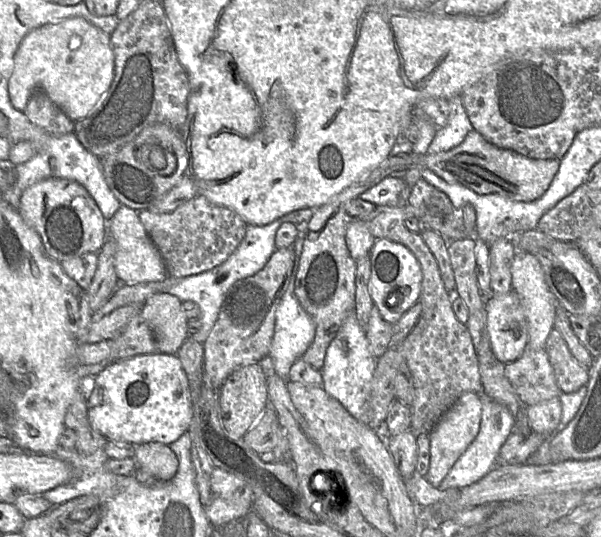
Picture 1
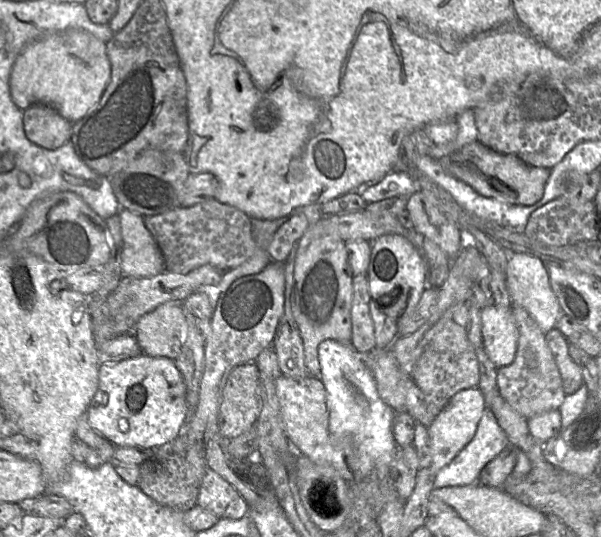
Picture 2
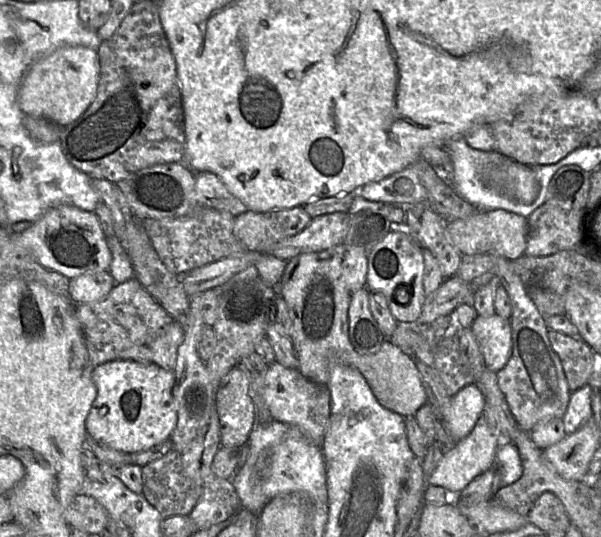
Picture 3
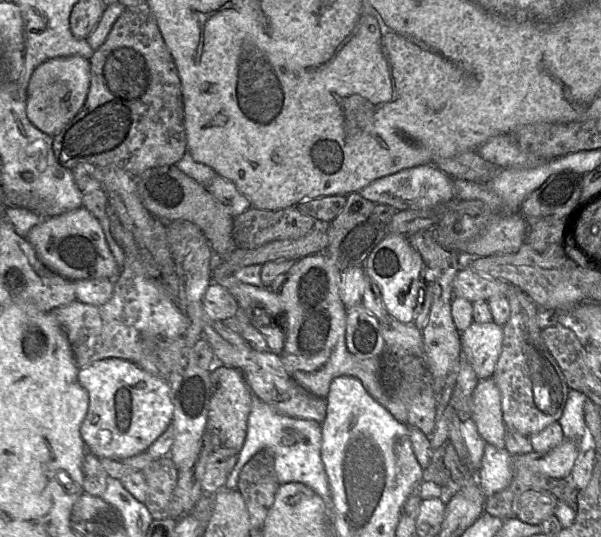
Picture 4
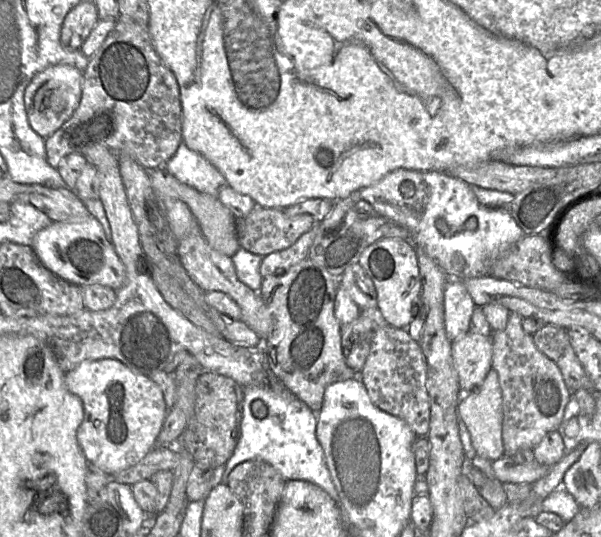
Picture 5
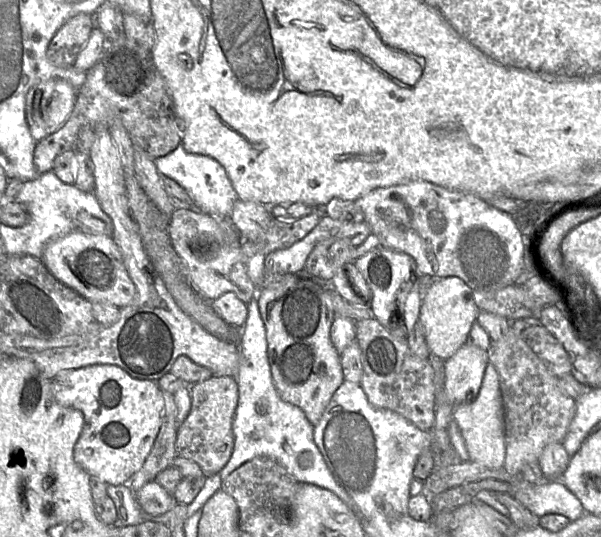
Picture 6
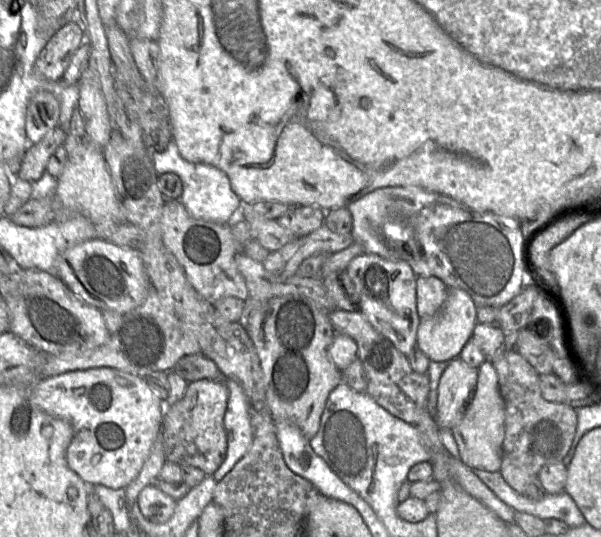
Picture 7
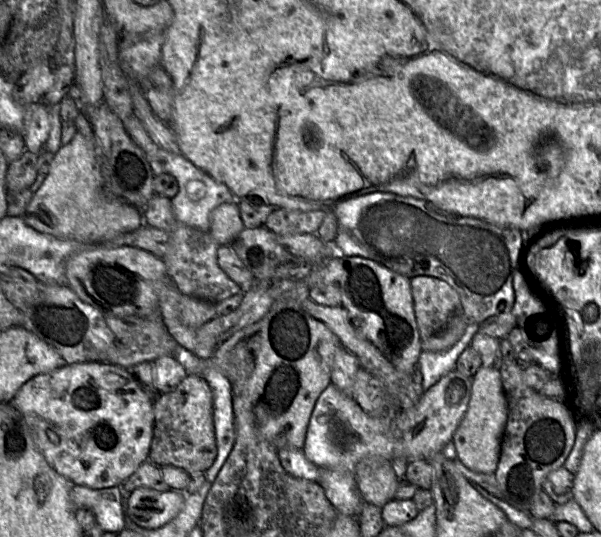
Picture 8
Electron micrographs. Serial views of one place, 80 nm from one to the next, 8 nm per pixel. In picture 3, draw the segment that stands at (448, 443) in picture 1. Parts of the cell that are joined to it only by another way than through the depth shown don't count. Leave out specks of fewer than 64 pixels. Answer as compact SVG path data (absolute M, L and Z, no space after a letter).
M477 384L466 386L451 398L445 409L445 424L456 443L470 434L485 405L485 396Z

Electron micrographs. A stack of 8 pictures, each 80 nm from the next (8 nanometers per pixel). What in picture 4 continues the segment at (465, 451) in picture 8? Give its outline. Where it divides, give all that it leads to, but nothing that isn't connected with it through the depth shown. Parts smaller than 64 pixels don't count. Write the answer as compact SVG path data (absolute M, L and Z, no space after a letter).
M493 377L479 380L471 395L470 419L486 444L505 448L502 398Z

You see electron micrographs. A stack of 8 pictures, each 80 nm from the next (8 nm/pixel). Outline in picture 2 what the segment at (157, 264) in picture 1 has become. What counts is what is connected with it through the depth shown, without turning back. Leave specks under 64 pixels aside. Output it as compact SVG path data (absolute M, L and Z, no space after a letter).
M120 209L122 278L152 278L165 272L163 254L145 227L143 218L126 209Z

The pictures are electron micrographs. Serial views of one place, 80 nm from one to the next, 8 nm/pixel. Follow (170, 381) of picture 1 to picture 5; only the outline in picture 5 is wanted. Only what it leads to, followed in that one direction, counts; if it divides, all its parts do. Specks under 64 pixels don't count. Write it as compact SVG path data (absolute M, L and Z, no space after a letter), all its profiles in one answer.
M115 359L86 361L65 374L67 389L83 402L84 417L77 430L77 441L88 462L113 476L137 464L155 446L167 409L160 387L148 376L137 374Z

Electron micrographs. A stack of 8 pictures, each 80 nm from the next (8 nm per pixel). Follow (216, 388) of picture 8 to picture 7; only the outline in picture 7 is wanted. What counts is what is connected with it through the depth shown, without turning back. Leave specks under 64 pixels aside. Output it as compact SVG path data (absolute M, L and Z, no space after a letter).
M221 377L220 379L214 380L222 380L226 384L229 393L227 409L224 416L224 426L227 433L227 453L221 466L212 475L210 475L213 476L217 481L220 481L248 452L253 443L254 434L251 424L248 401L242 386L236 381L230 380L226 377Z

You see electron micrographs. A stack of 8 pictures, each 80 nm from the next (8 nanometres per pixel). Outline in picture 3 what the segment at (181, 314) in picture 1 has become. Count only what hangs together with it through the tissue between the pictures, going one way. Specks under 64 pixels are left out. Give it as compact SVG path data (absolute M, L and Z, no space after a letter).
M174 319L163 327L148 345L152 352L152 362L163 369L172 371L184 338L185 331L182 325Z

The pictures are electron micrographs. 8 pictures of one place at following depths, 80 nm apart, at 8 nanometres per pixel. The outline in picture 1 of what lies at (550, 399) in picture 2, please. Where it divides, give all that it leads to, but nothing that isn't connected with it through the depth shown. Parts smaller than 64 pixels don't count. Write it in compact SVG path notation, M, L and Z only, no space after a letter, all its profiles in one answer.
M529 343L516 361L506 364L505 375L527 407L561 394L546 349L534 350Z

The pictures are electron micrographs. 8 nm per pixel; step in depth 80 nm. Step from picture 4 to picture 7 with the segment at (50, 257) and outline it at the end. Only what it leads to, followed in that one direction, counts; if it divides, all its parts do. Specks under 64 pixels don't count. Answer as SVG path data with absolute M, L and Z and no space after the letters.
M93 239L66 250L57 265L57 276L85 303L101 312L113 310L126 314L141 306L152 286L140 250Z

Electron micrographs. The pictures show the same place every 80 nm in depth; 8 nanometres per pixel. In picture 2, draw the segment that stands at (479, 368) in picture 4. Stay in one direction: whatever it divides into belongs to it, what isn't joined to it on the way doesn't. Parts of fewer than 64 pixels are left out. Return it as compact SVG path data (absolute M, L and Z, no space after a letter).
M494 304L481 310L484 348L497 368L511 364L516 356L519 331L512 306Z

